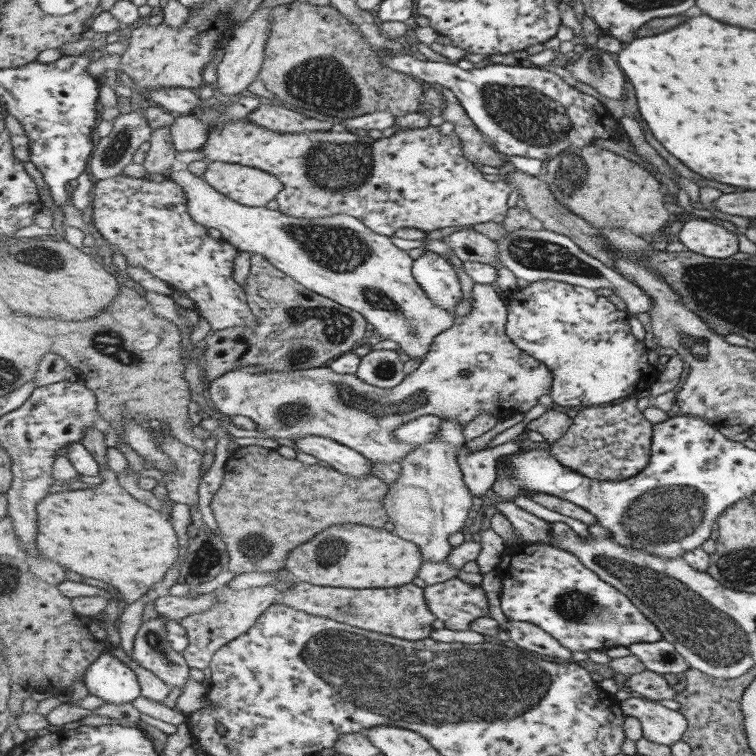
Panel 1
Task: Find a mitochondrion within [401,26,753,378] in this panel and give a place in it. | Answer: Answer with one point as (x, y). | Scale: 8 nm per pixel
(531, 117)

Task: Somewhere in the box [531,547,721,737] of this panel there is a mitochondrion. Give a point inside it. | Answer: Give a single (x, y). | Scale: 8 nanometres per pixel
(577, 606)

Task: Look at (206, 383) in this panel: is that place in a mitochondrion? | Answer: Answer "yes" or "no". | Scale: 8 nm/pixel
no

